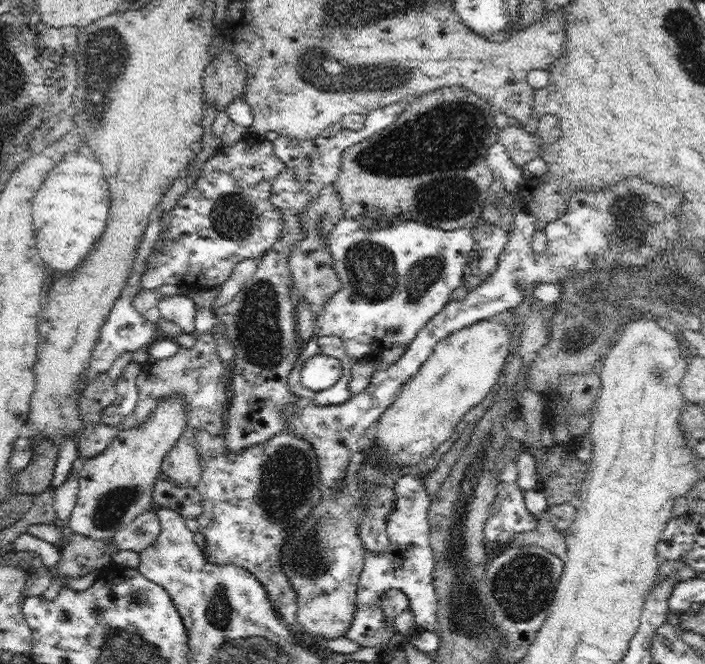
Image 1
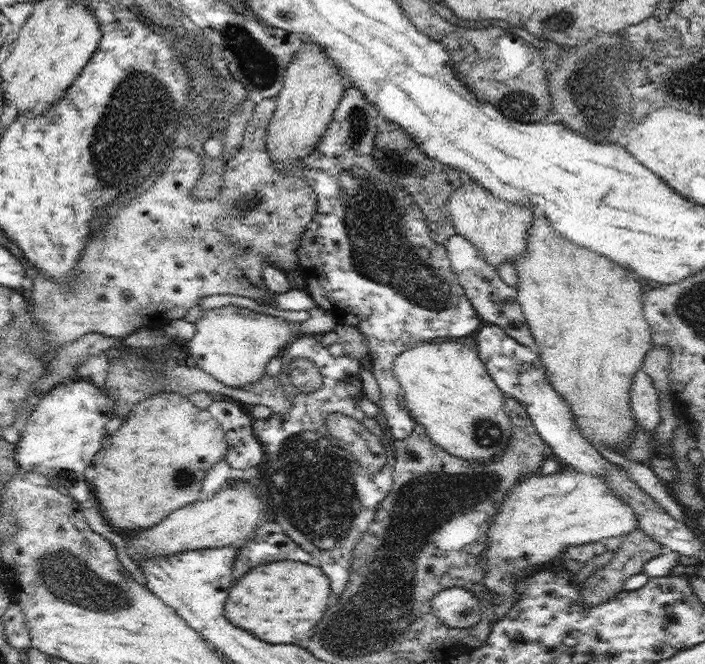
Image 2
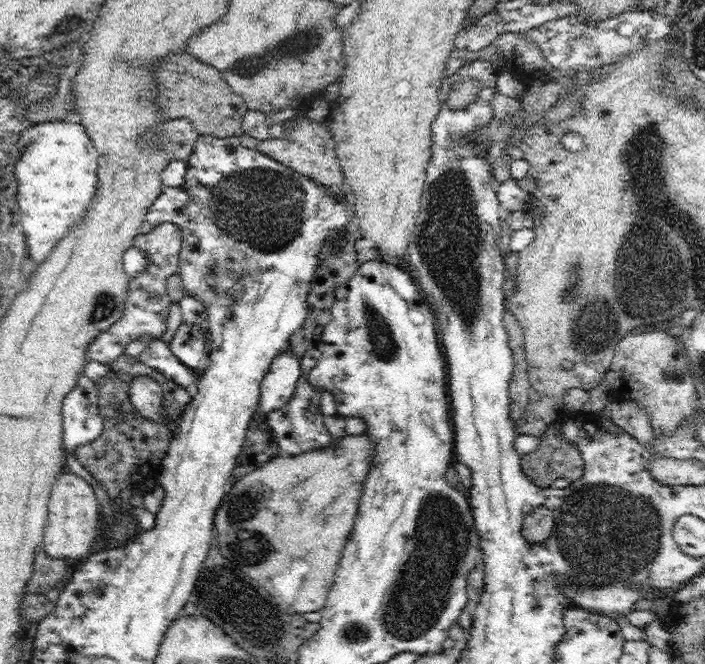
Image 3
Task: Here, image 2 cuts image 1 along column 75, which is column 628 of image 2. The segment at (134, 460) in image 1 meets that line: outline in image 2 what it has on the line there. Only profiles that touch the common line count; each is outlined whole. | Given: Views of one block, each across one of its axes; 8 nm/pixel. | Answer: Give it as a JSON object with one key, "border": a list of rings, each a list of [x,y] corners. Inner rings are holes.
{"border":[[[572,467],[563,468],[552,475],[542,475],[538,472],[522,477],[514,487],[508,489],[492,525],[488,527],[488,545],[482,553],[486,566],[482,586],[485,590],[504,596],[502,606],[510,610],[516,600],[516,587],[513,582],[516,572],[534,564],[544,564],[556,558],[568,547],[595,543],[613,536],[624,537],[636,528],[638,528],[638,516],[634,508],[630,508],[626,500],[622,500],[614,490],[610,490],[606,478],[584,474]]]}

